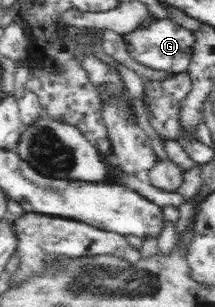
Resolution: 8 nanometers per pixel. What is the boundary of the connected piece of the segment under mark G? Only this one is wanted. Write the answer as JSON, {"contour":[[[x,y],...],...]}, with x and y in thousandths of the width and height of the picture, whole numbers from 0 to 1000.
{"contour":[[[781,59],[730,65],[688,91],[628,98],[581,127],[595,169],[628,199],[674,218],[805,244],[865,235],[879,221],[902,182],[907,137],[912,121],[898,101],[860,98],[851,85],[814,78]]]}

